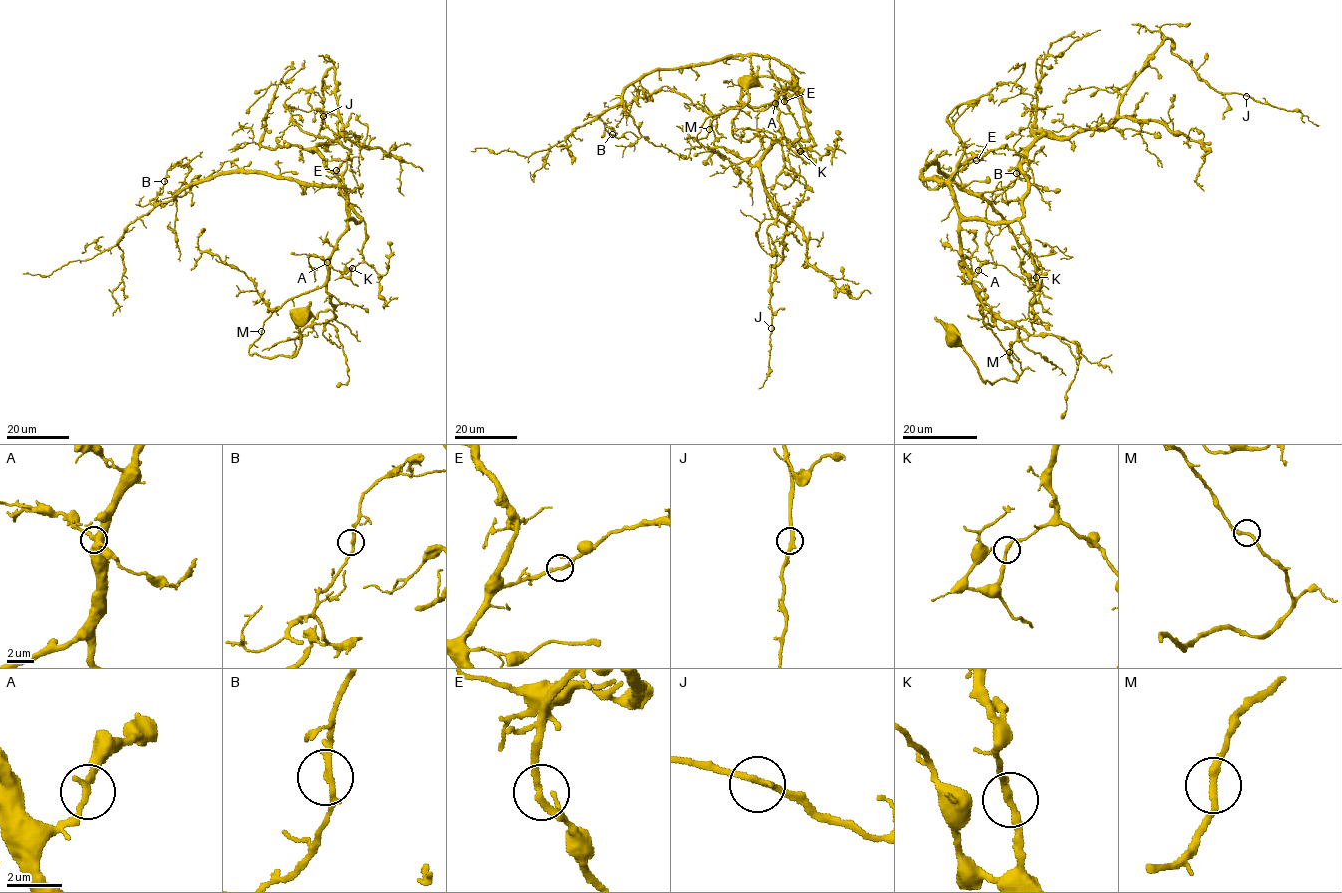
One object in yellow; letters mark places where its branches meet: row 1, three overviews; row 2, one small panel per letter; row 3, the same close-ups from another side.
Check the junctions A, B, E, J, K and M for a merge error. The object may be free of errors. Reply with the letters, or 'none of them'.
none of them

